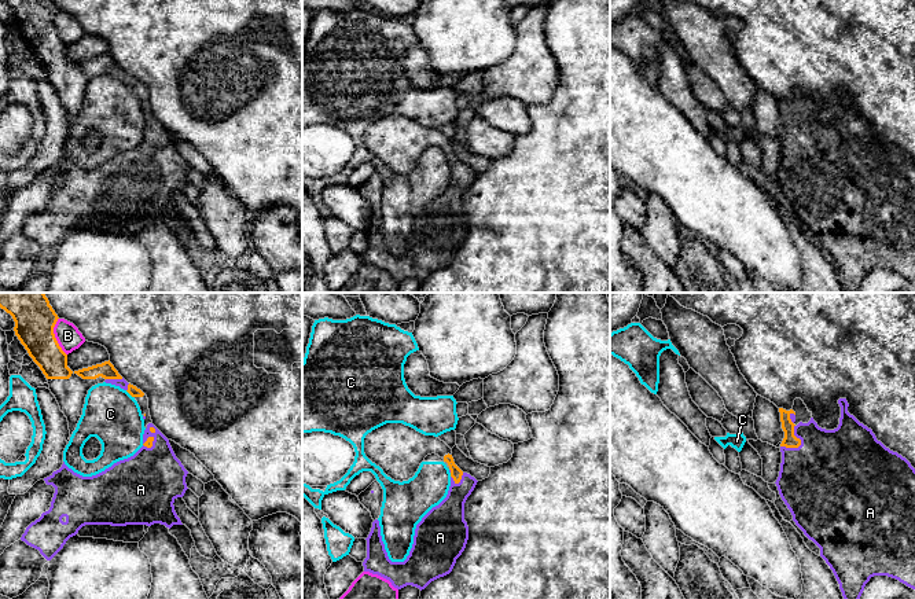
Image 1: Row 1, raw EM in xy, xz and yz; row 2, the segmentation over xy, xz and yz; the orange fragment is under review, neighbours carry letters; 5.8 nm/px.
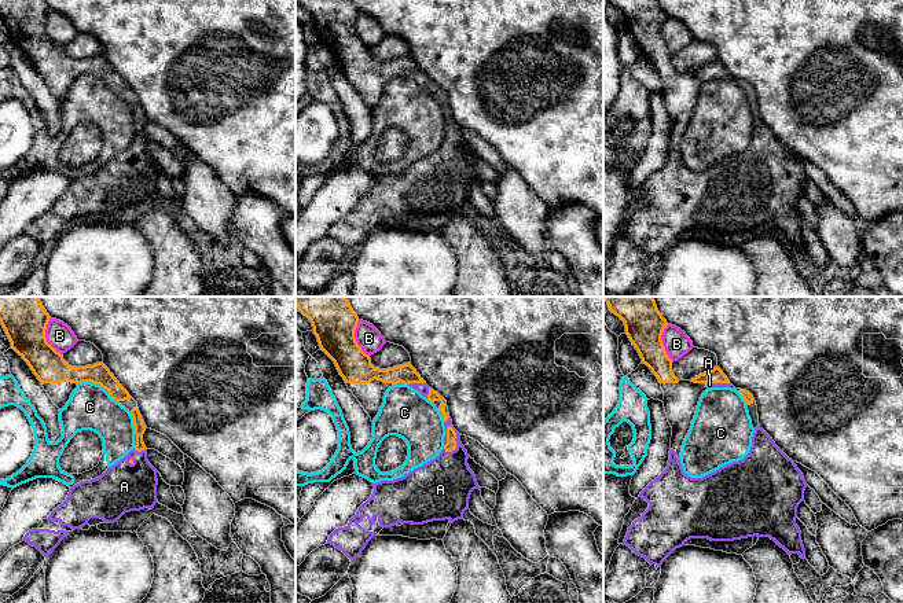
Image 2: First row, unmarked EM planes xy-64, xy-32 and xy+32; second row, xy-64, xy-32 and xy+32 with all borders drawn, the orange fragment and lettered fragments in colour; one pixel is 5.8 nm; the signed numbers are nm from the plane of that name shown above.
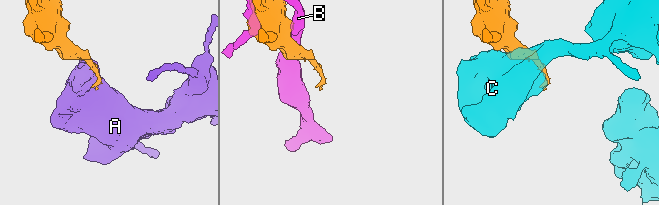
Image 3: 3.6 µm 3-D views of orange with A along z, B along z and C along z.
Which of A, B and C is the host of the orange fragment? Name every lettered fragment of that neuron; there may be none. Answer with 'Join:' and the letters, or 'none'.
Join: A

